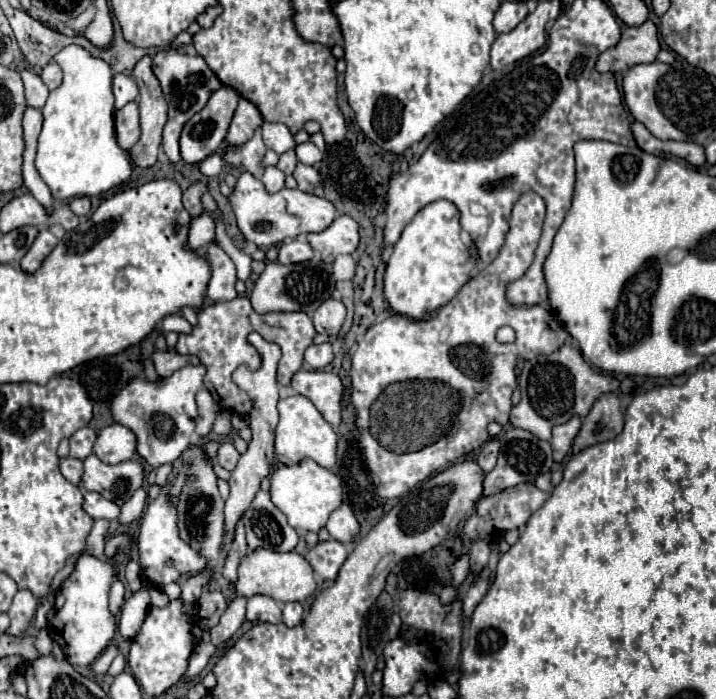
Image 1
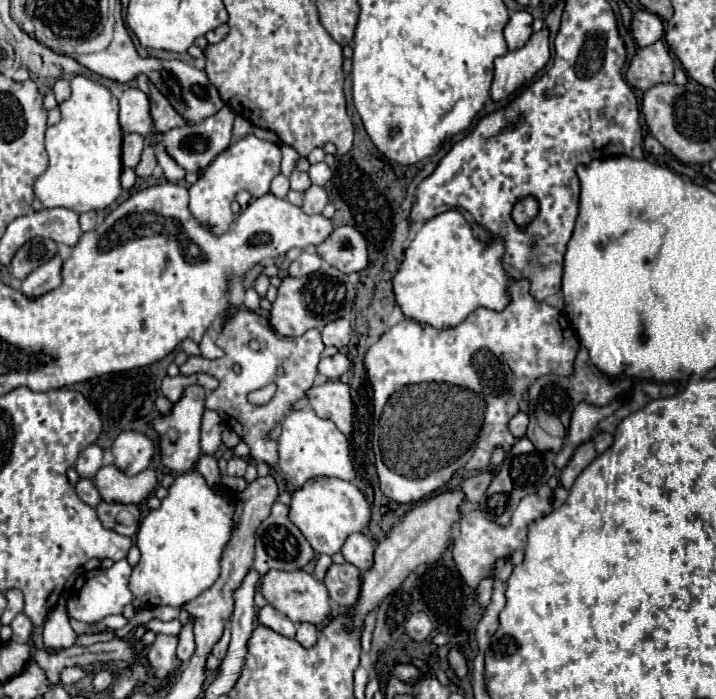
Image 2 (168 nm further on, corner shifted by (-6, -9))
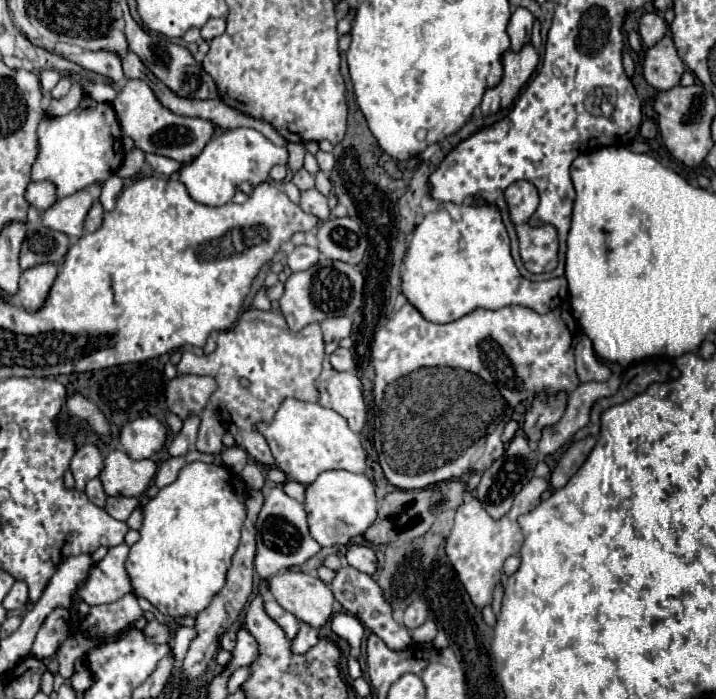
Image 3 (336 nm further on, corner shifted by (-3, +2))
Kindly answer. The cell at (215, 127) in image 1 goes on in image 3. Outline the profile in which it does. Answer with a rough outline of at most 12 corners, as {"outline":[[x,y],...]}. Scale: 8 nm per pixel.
{"outline":[[144,80],[112,102],[136,148],[188,164],[216,126],[164,108]]}

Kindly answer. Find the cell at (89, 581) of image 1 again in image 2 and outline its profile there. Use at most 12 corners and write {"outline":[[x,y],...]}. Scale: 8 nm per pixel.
{"outline":[[115,561],[85,579],[69,615],[95,623],[133,601],[131,565]]}

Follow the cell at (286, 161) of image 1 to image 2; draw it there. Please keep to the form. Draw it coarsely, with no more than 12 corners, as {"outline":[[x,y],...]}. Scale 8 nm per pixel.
{"outline":[[301,171],[291,173],[291,189],[307,191],[311,179]]}

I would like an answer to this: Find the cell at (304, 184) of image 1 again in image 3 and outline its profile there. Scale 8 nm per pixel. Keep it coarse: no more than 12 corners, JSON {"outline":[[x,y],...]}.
{"outline":[[316,188],[302,192],[300,208],[328,220],[326,196]]}

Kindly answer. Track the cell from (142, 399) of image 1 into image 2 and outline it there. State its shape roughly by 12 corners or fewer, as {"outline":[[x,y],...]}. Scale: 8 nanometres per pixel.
{"outline":[[205,389],[183,399],[153,427],[161,461],[181,475],[195,467]]}

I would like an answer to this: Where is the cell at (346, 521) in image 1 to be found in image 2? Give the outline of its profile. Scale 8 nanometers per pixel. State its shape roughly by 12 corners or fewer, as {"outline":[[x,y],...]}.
{"outline":[[363,533],[349,535],[341,549],[359,571],[373,565],[373,545]]}

